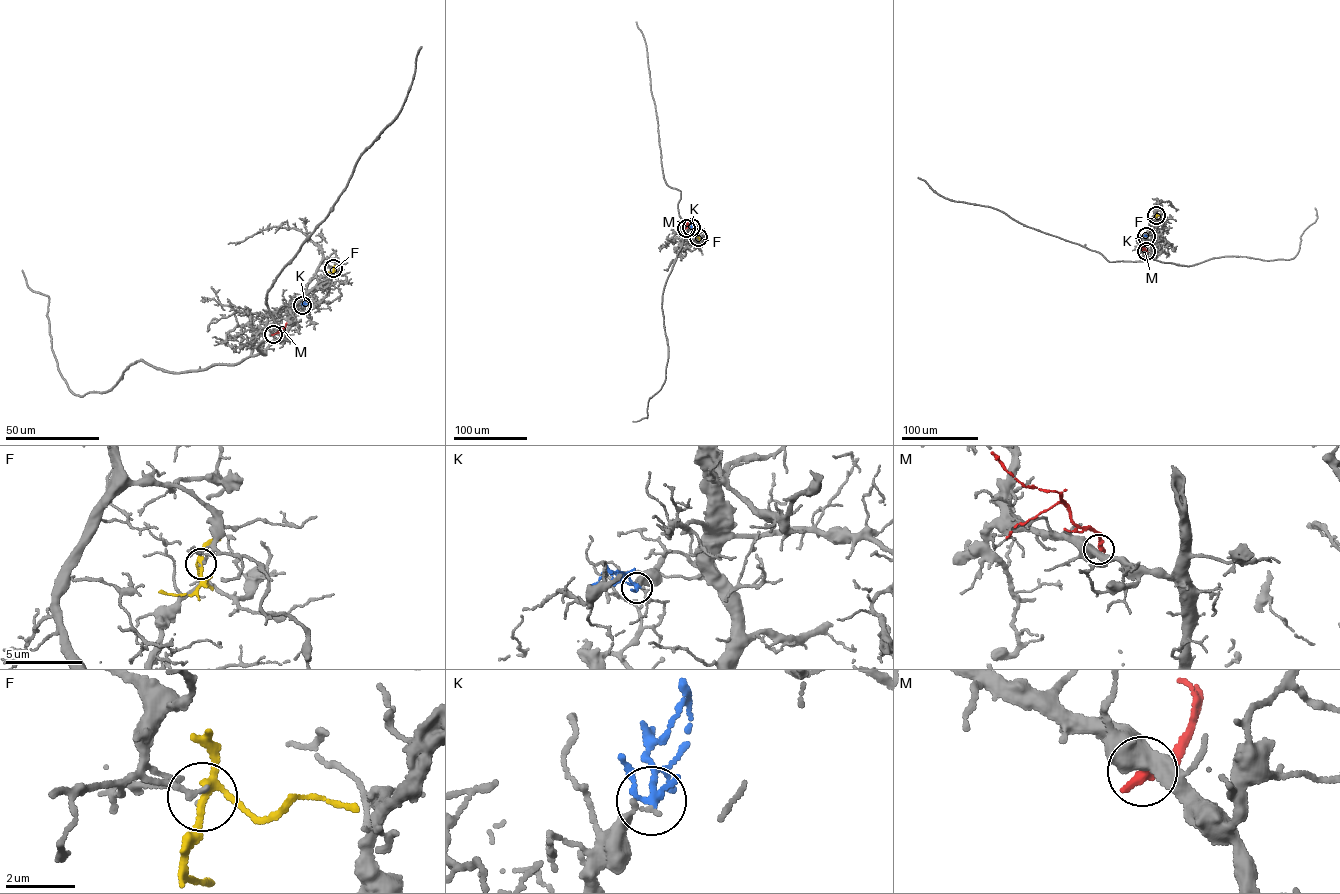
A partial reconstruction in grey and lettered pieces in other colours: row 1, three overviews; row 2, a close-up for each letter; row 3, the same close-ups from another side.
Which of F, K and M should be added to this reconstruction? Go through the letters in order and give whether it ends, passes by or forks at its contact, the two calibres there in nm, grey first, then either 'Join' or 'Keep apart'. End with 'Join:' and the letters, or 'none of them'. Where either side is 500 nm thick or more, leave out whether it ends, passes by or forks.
F: It forks there. Thickness 170 nm (grey) against 190 nm. Keep apart
K: It passes by. Thickness 160 nm (grey) against 190 nm. Keep apart
M: Thickness 550 nm (grey) against 320 nm. Keep apart
Join: none of them

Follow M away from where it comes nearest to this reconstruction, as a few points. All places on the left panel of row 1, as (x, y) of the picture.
M: (273, 335), (283, 329), (286, 322)

